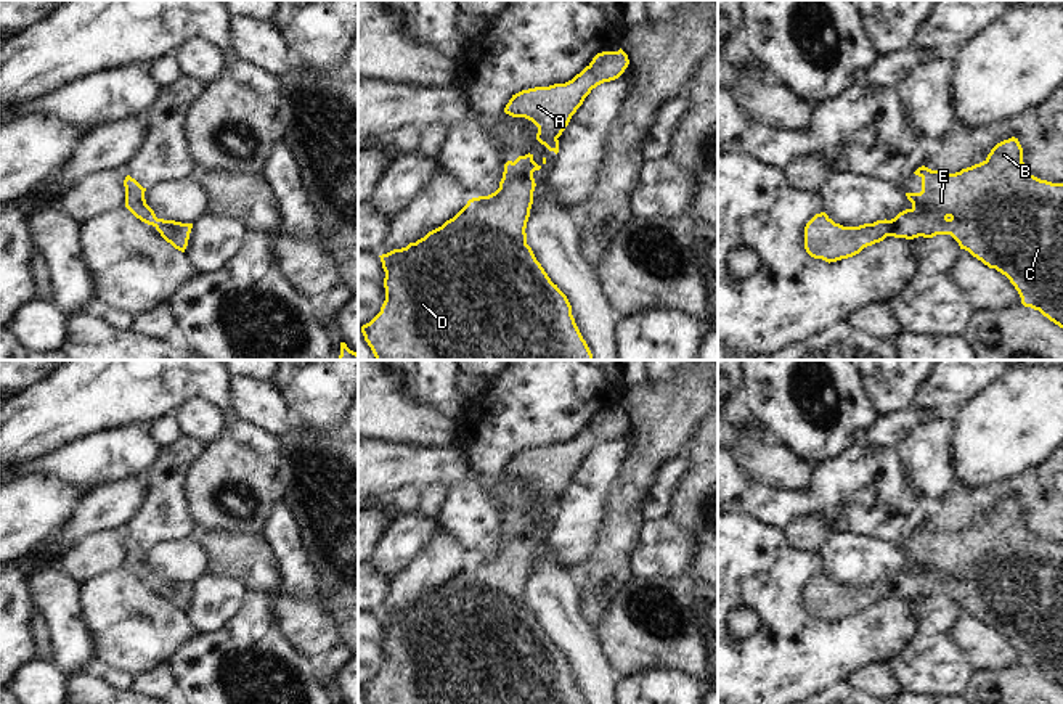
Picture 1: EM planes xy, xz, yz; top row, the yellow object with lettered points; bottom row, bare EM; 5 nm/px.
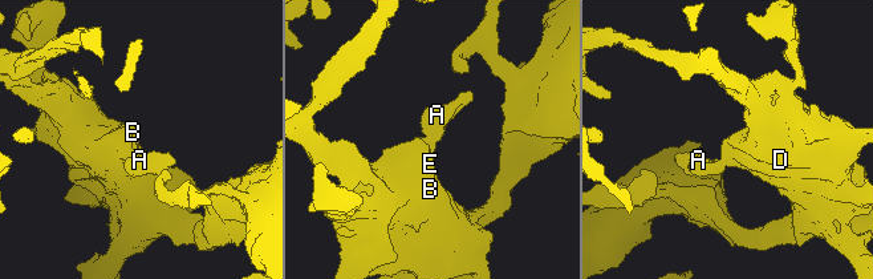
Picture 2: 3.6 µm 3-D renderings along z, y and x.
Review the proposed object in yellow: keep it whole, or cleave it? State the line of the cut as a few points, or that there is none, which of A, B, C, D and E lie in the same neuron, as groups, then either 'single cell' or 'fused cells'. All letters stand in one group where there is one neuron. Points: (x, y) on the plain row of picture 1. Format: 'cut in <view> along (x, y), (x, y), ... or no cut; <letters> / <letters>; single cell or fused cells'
no cut; A B C D E; single cell

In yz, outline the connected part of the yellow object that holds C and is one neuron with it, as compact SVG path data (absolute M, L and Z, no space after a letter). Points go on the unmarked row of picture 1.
M1015 497L997 503L983 522L960 532L949 534L922 526L914 534L922 538L922 551L906 553L912 563L910 569L899 572L891 580L885 579L859 587L843 587L835 583L825 572L816 574L804 587L806 612L830 624L853 617L886 596L914 600L951 595L960 609L968 611L989 628L1005 635L1018 651L1024 667L1039 670L1063 688L1063 543L1034 537L1023 522L1023 508Z

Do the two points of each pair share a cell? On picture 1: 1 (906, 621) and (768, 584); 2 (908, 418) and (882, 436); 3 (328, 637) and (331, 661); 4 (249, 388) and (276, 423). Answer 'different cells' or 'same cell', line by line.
1: same cell
2: same cell
3: different cells
4: same cell

